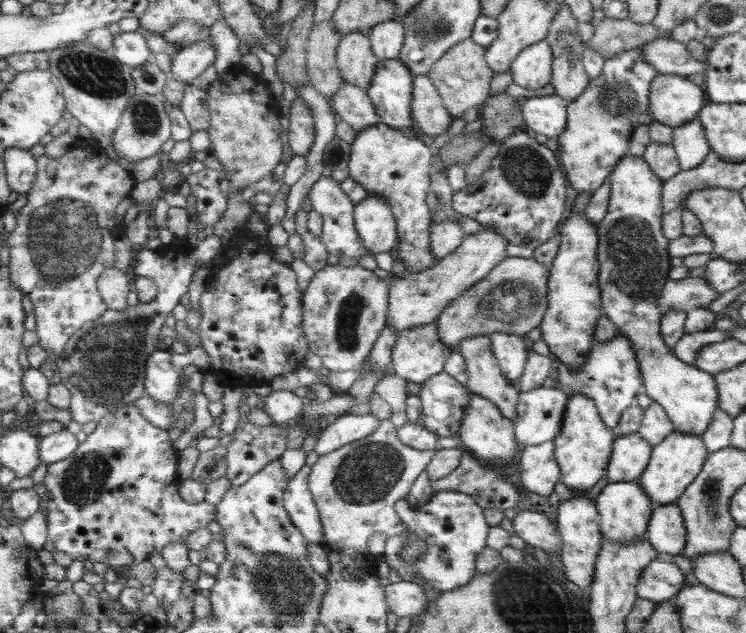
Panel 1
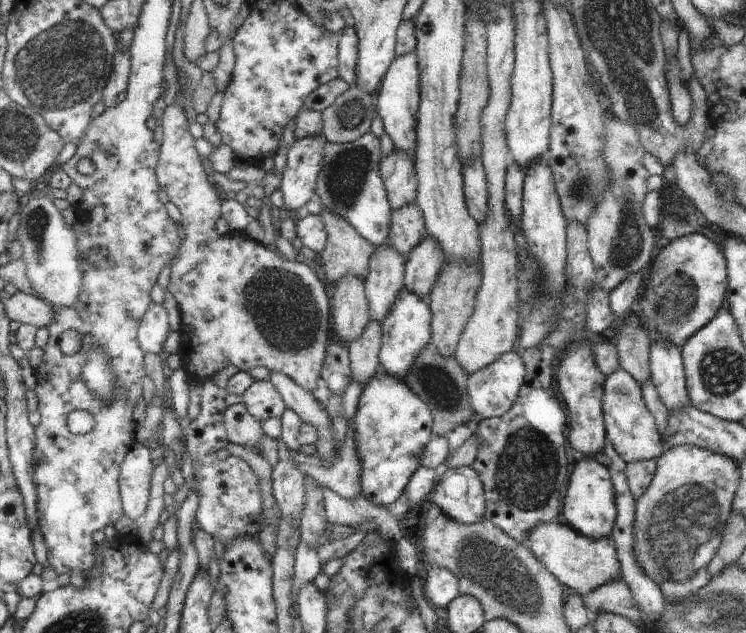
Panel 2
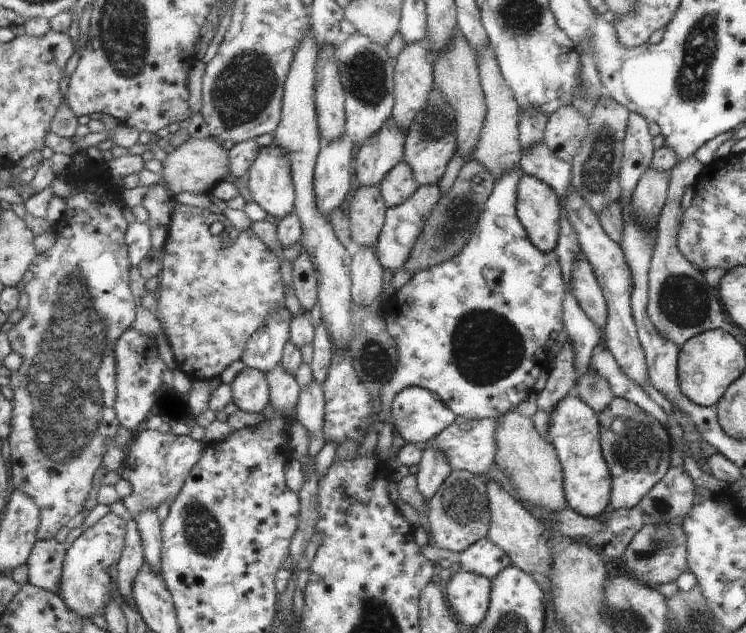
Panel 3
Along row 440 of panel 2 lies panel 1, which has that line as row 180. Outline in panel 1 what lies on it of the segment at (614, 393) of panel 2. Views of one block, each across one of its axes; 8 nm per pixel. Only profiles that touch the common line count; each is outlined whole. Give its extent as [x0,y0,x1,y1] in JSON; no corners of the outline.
[595,153,718,437]

